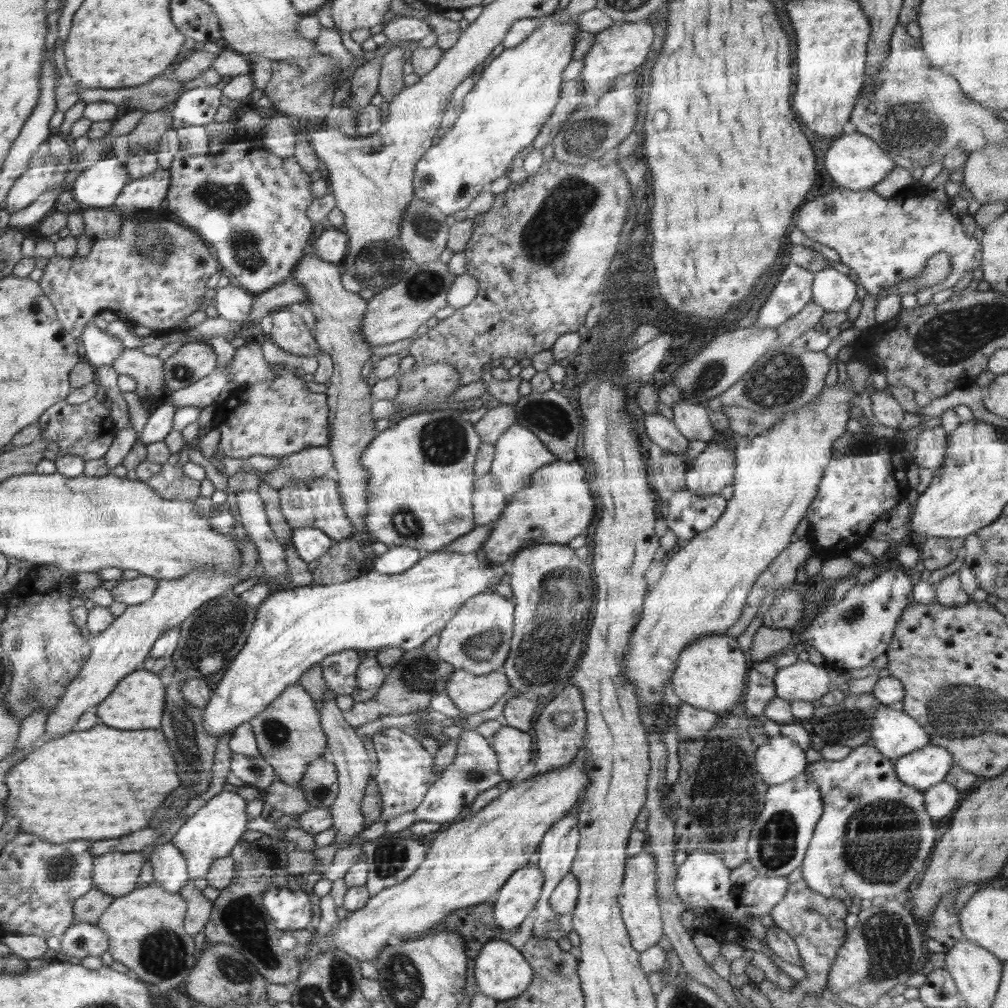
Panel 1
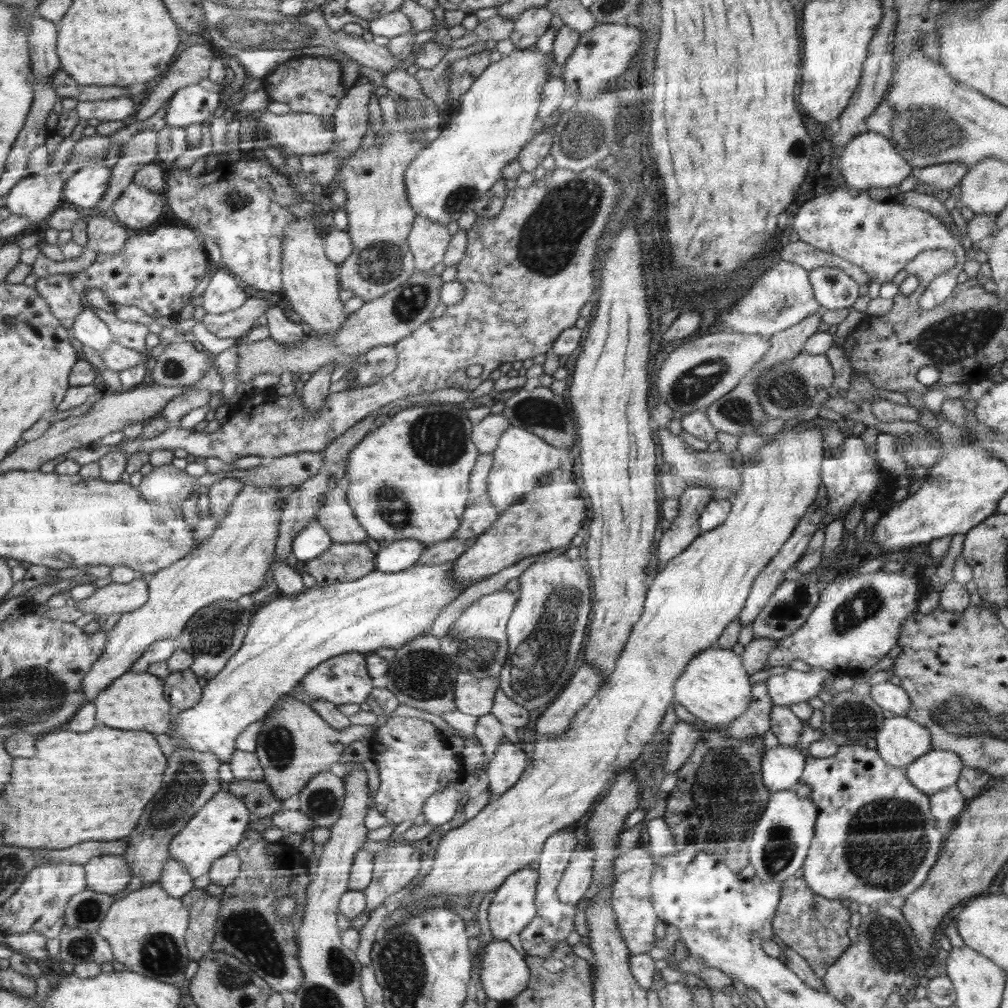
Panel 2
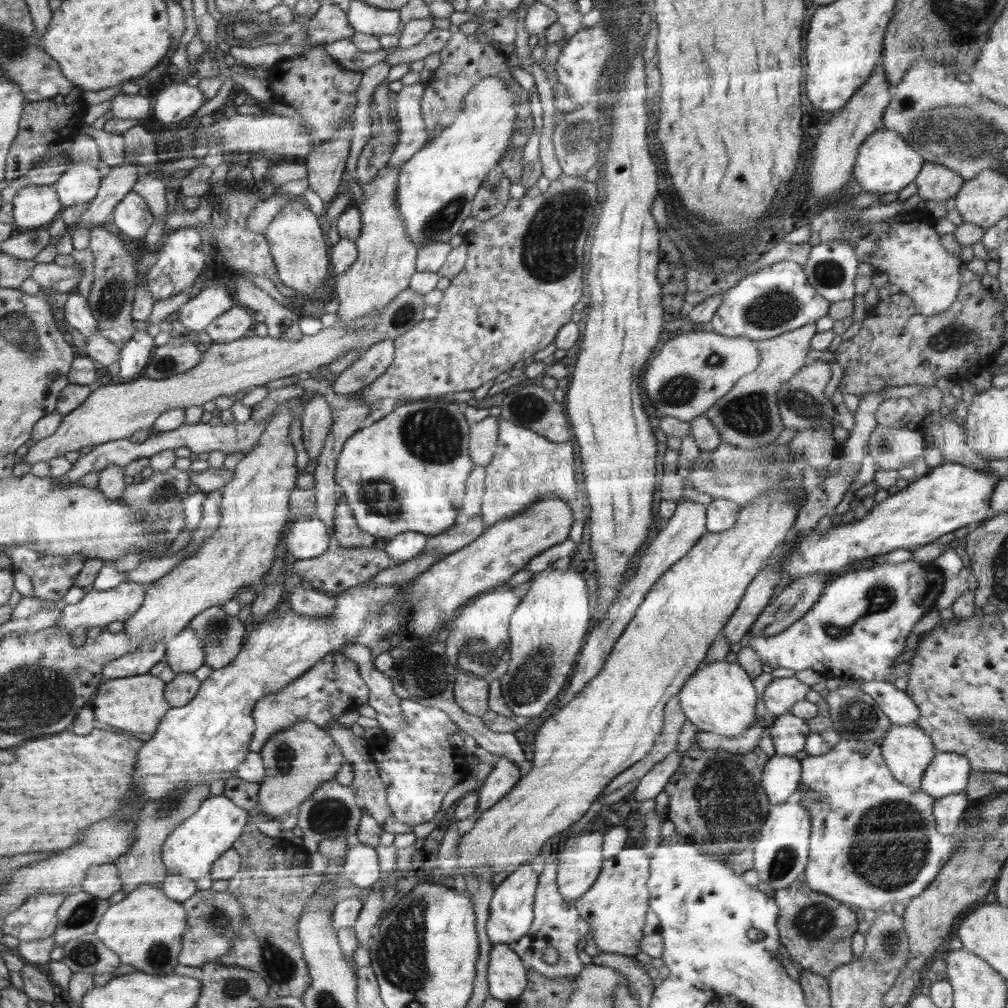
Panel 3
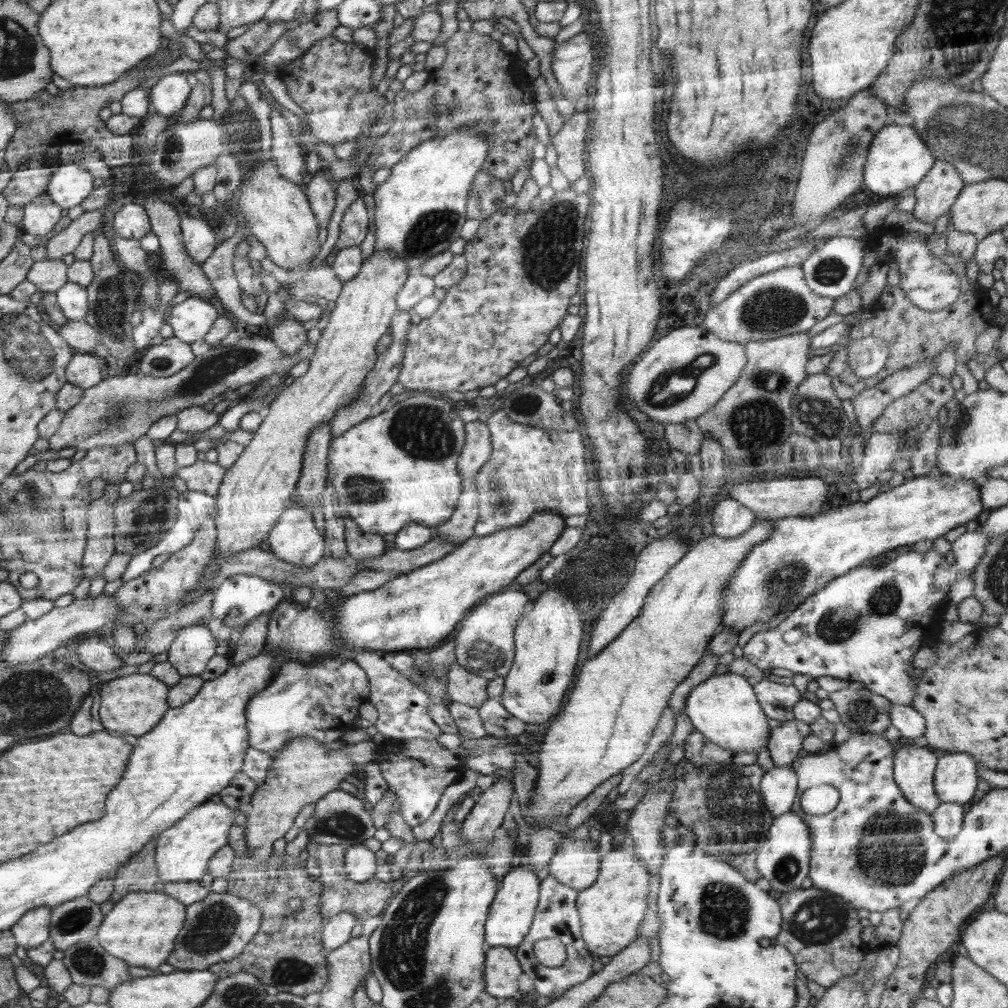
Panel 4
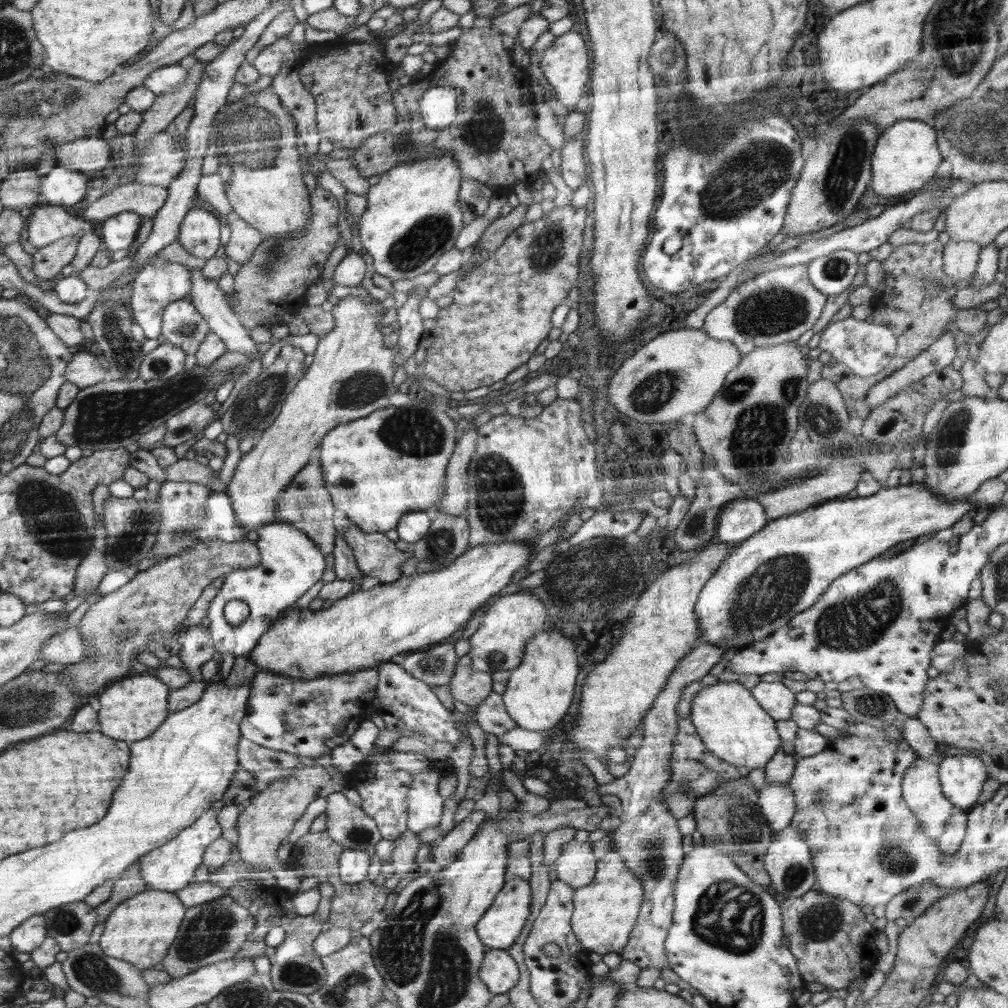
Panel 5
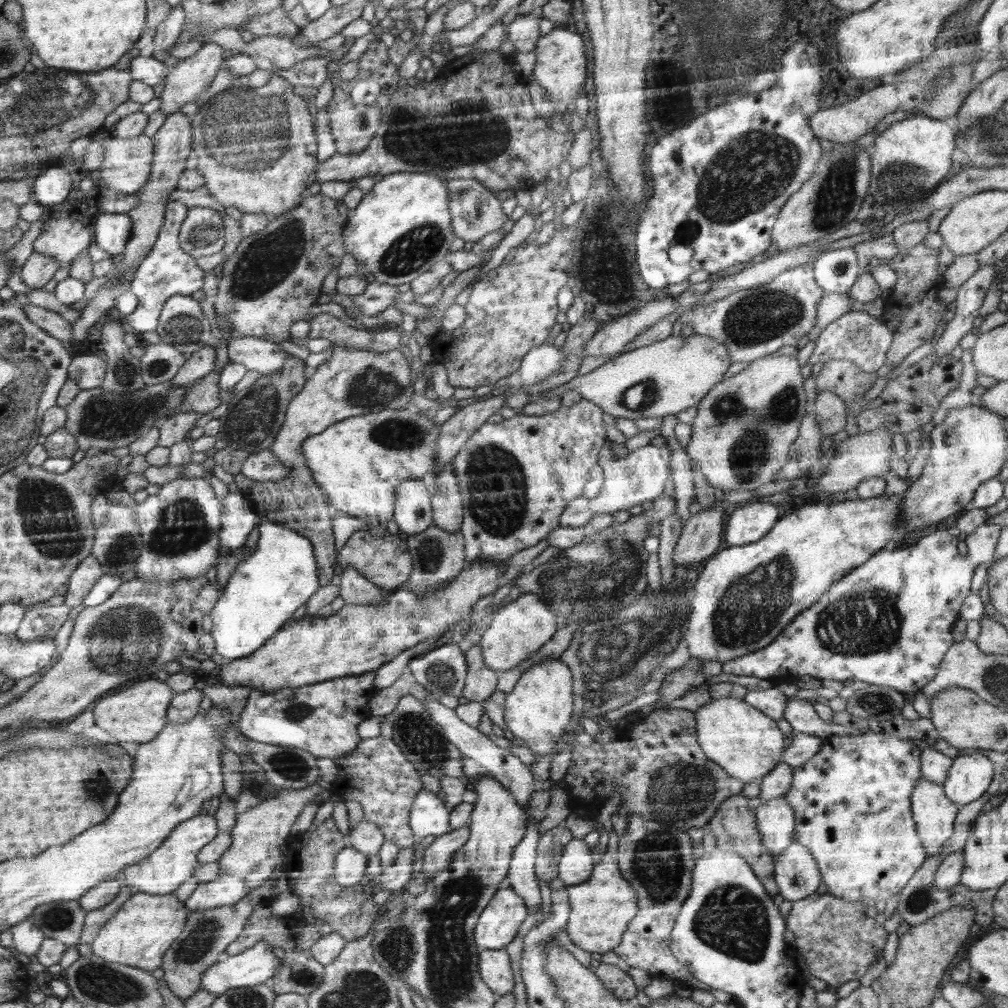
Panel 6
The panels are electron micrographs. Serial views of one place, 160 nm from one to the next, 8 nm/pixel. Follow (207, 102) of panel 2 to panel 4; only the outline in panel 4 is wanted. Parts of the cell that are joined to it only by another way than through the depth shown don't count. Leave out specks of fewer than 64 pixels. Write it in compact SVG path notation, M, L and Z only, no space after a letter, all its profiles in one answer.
M186 72L161 74L149 85L150 102L158 114L174 117L186 104L191 93L190 85L186 81Z

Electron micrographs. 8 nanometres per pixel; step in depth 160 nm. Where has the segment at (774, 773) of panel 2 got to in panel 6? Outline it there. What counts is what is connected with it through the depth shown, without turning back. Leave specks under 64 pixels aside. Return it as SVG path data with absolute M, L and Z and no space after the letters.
M785 796L762 801L755 816L762 842L772 856L778 856L795 840L794 809Z

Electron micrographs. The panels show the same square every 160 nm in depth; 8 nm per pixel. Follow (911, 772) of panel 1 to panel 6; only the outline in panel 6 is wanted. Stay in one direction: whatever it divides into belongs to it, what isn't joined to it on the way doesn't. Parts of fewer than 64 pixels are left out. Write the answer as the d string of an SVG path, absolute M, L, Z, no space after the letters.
M981 753L956 757L942 784L944 794L960 807L978 800L993 779L992 767L991 761Z

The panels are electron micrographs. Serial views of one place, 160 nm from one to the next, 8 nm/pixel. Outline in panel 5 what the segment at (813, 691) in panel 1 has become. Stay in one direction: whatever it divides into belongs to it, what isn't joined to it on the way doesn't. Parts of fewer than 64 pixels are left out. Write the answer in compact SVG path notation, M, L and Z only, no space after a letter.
M760 682L752 688L750 694L775 722L789 720L792 709L797 704L794 692L782 682Z

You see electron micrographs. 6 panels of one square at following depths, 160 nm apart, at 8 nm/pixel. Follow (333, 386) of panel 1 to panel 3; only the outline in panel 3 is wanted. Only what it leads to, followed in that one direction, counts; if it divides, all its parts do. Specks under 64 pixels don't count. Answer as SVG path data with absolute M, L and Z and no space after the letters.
M290 200L264 231L264 235L272 250L282 285L293 288L298 298L311 301L322 299L326 289L322 288L322 285L325 284L328 274L328 254L324 234L316 216L302 202Z

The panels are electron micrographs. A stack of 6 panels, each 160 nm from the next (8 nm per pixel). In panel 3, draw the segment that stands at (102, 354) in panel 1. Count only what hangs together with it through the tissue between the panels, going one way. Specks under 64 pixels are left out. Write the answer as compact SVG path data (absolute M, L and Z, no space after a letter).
M76 292L68 293L69 299L64 305L65 320L85 337L98 333L97 320L93 317L88 300Z

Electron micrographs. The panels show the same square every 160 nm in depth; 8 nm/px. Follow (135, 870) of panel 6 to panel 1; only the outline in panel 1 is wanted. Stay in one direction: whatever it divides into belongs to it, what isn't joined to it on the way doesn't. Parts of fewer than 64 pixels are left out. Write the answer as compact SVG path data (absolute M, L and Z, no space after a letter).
M222 791L192 814L192 818L173 836L172 842L185 856L187 873L191 880L205 877L217 859L230 854L246 830L246 800L238 793Z

